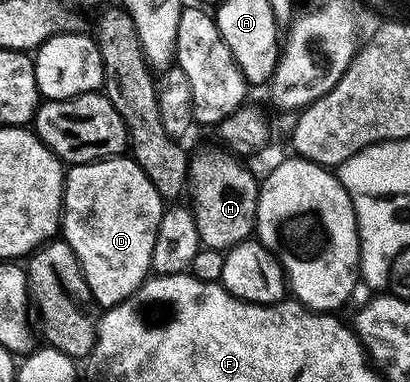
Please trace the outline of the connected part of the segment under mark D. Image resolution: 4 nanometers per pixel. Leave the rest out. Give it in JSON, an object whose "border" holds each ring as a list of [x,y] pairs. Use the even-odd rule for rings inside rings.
{"border":[[[130,157],[99,159],[95,163],[77,163],[66,168],[65,178],[63,180],[63,217],[61,220],[61,235],[73,249],[75,256],[78,257],[85,281],[89,285],[89,289],[93,293],[93,297],[100,308],[106,309],[108,307],[115,307],[121,301],[125,301],[148,278],[149,272],[151,271],[153,245],[157,241],[157,229],[161,225],[161,217],[163,216],[164,210],[165,200],[157,193],[157,189],[153,189],[153,181],[149,181],[149,177],[145,177],[141,165],[137,165],[135,160]]]}

